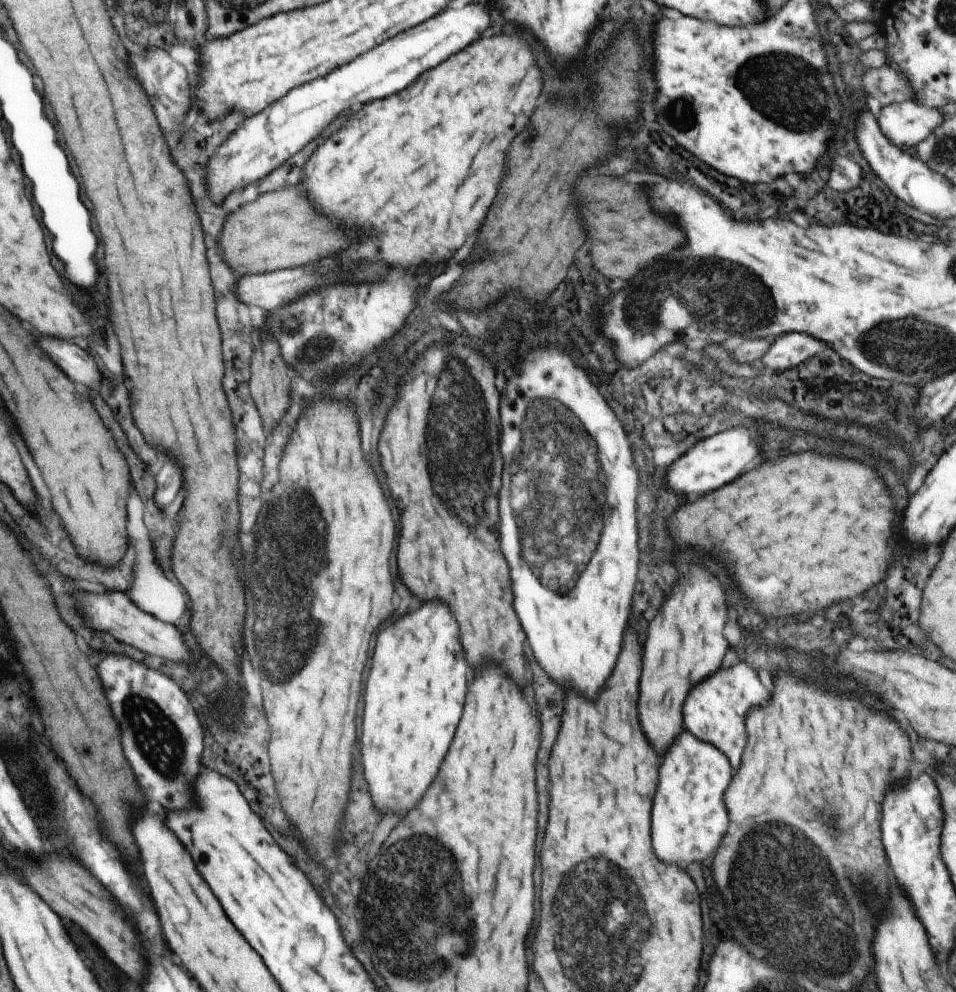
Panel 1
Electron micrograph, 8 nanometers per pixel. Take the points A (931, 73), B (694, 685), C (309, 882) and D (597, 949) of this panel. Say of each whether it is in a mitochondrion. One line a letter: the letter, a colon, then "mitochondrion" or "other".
A: other
B: other
C: other
D: mitochondrion

